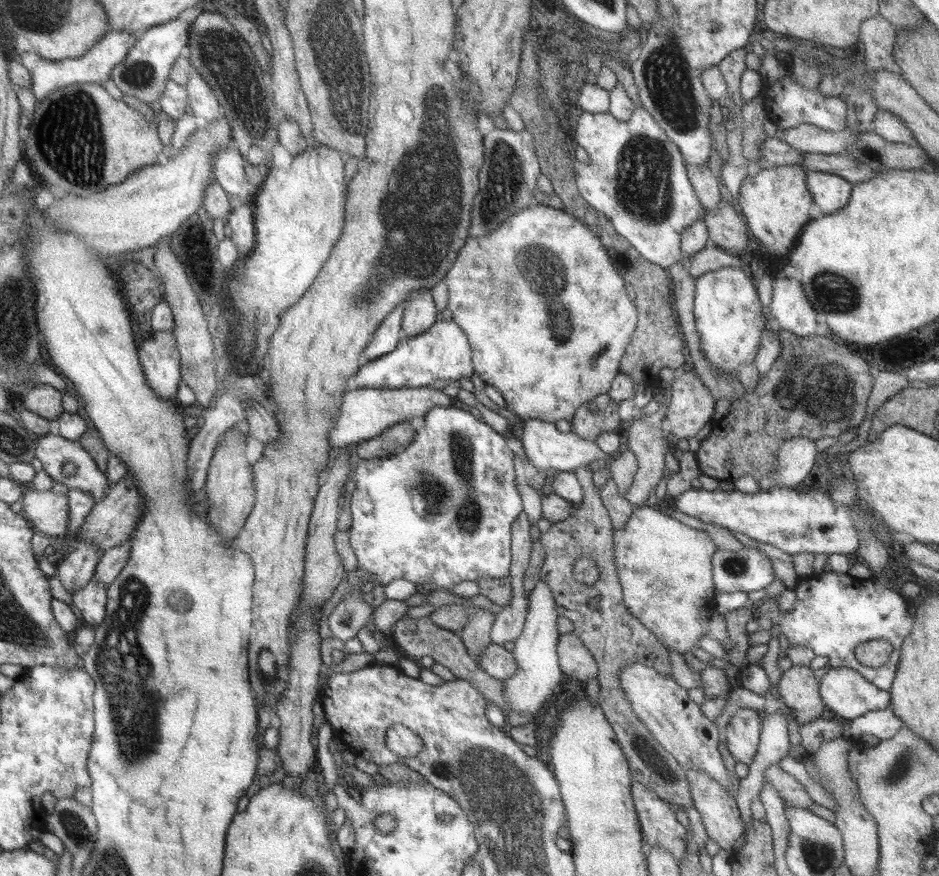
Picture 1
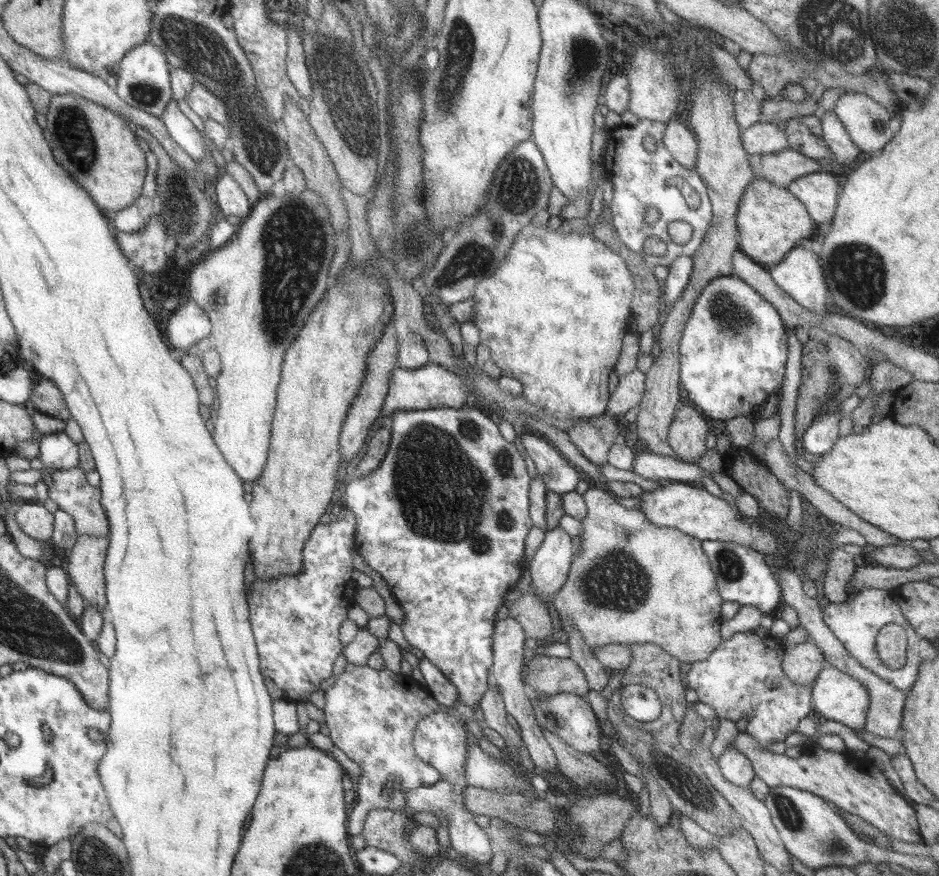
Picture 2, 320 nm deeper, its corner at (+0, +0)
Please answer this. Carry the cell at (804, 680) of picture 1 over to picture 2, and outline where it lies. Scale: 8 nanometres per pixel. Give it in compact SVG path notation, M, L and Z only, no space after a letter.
M814 641L784 647L782 652L781 667L798 686L811 686L826 664L823 652Z

